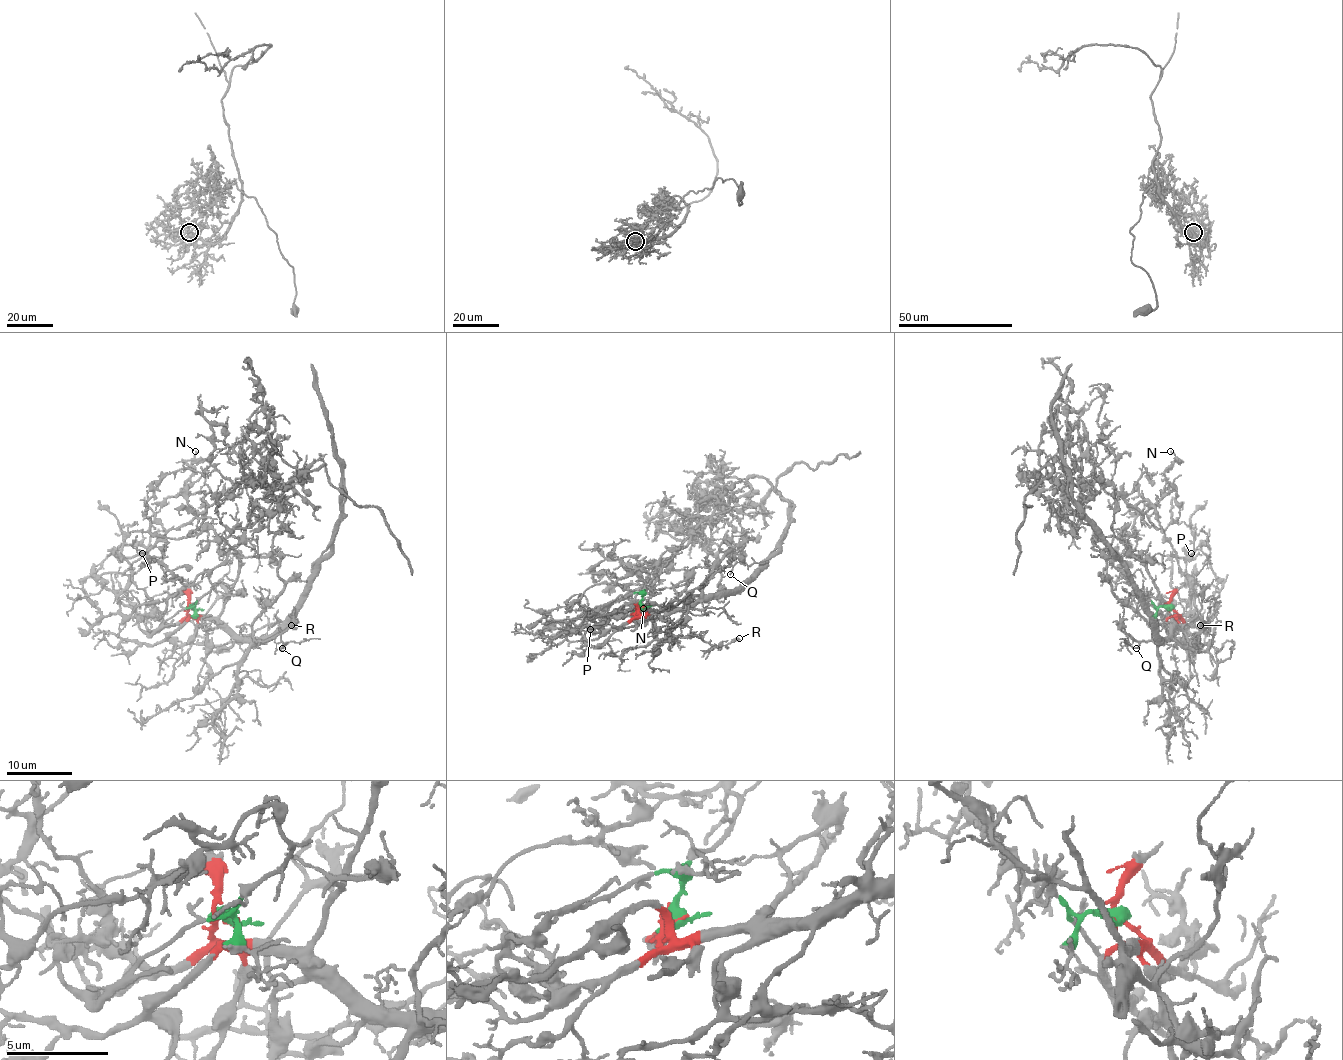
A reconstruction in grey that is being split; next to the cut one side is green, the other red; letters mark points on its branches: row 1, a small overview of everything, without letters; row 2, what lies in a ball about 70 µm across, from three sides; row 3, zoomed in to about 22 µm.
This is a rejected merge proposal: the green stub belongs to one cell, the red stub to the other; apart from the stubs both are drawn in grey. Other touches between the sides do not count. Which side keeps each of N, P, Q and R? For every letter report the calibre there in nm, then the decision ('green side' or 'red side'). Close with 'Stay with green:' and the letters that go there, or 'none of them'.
N: 140 nm thick; green side
P: 100 nm thick; green side
Q: 140 nm thick; red side
R: 280 nm thick; red side
Stay with green: N, P

